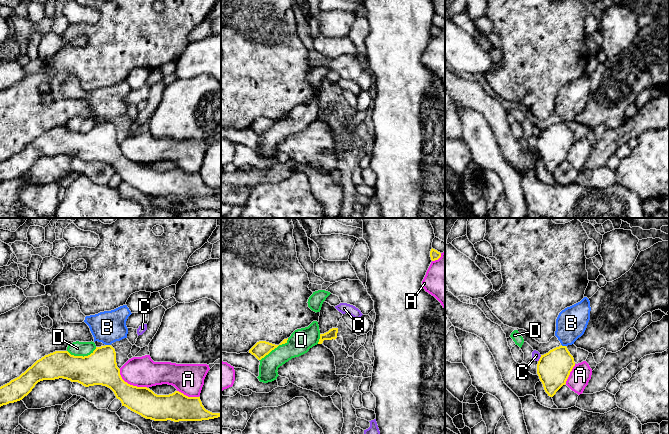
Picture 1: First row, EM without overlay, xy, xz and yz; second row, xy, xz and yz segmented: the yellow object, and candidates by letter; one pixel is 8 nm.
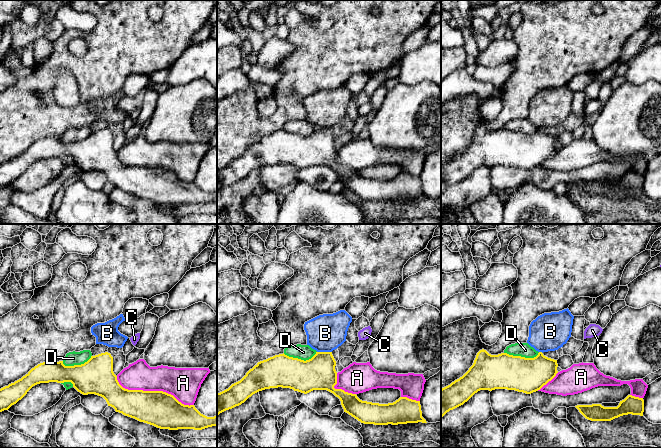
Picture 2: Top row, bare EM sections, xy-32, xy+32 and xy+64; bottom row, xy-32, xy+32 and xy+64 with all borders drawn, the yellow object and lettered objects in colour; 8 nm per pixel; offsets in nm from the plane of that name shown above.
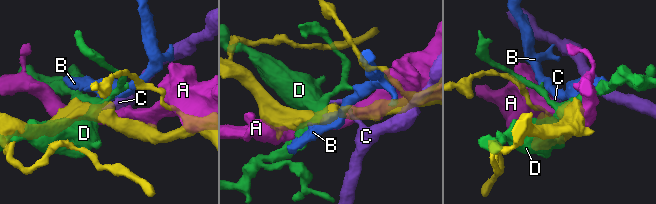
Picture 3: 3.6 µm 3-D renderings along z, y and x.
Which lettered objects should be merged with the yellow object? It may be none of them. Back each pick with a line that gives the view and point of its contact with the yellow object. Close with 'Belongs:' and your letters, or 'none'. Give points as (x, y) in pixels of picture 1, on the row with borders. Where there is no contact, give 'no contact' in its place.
Belongs: none

